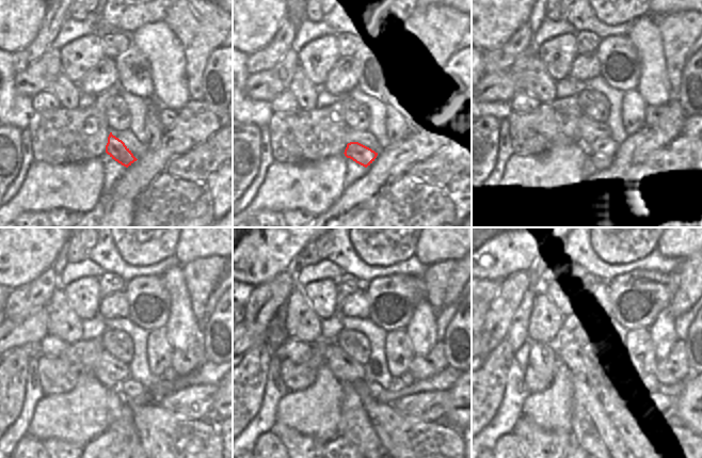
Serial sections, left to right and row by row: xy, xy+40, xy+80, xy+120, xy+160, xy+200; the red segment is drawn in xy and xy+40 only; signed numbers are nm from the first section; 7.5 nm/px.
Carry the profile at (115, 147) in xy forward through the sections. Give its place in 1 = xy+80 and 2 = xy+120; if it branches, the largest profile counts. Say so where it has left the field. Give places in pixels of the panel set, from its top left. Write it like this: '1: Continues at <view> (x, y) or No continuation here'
1: Continues at xy+80 (604, 152)
2: Continues at xy+120 (129, 389)

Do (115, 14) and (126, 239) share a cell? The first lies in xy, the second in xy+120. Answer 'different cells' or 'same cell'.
same cell

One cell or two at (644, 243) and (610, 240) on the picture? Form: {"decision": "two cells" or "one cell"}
{"decision": "one cell"}

